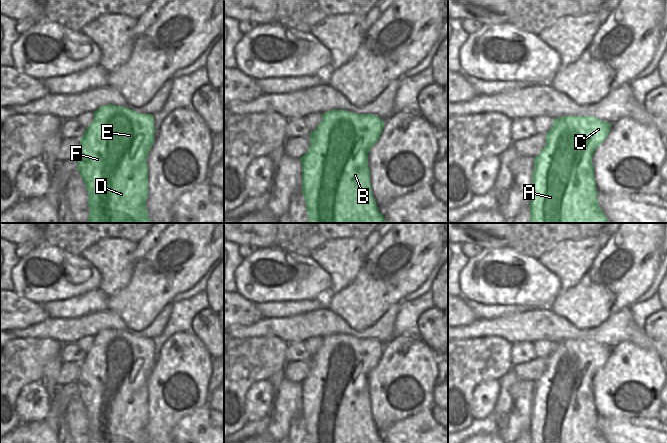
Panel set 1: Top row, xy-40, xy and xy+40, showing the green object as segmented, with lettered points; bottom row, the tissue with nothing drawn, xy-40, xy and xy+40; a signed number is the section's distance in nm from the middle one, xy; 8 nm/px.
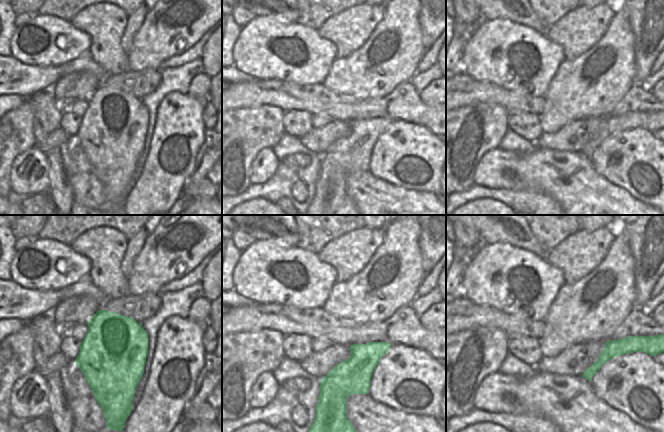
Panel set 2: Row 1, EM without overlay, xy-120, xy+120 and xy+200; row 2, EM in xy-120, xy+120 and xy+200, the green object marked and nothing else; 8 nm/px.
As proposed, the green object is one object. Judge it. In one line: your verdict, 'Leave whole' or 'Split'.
Leave whole

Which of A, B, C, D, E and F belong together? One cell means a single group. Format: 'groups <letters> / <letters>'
groups A B C D E F

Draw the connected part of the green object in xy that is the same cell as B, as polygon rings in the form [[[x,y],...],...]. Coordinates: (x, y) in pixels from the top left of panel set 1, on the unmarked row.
[[[347,334],[322,338],[322,345],[310,356],[309,373],[300,382],[308,443],[384,443],[372,419],[368,391],[368,377],[383,351],[383,344],[373,338],[355,338]]]

